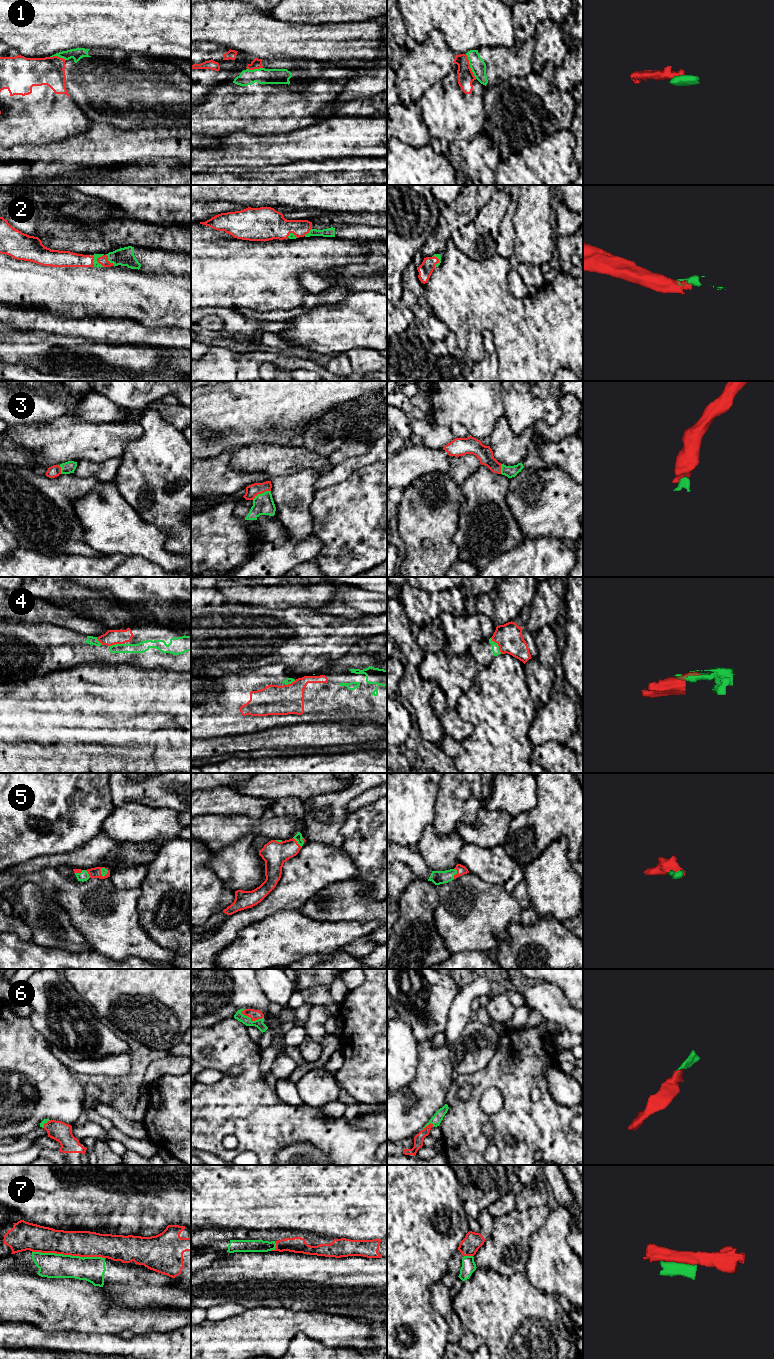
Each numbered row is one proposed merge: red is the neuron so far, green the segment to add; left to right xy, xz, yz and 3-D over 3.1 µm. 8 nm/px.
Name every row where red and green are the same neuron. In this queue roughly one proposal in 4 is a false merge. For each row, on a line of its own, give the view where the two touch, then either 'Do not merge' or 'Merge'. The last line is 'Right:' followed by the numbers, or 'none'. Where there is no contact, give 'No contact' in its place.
1: Touches red in yz. Do not merge
2: Touches red in xy. Merge
3: Touches red in xz. Merge
4: Touches red in yz. Merge
5: Touches red in yz. Merge
6: Touches red in xz. Merge
7: Touches red in xy. Do not merge
Right: 2, 3, 4, 5, 6

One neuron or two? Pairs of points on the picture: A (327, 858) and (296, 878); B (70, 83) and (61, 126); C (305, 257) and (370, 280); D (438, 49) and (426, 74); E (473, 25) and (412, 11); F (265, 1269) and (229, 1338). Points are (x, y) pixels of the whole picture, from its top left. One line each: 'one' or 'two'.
A: one
B: two
C: two
D: one
E: one
F: two

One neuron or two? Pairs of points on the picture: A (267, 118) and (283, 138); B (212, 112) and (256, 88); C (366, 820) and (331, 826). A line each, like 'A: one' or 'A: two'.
A: two
B: one
C: two

